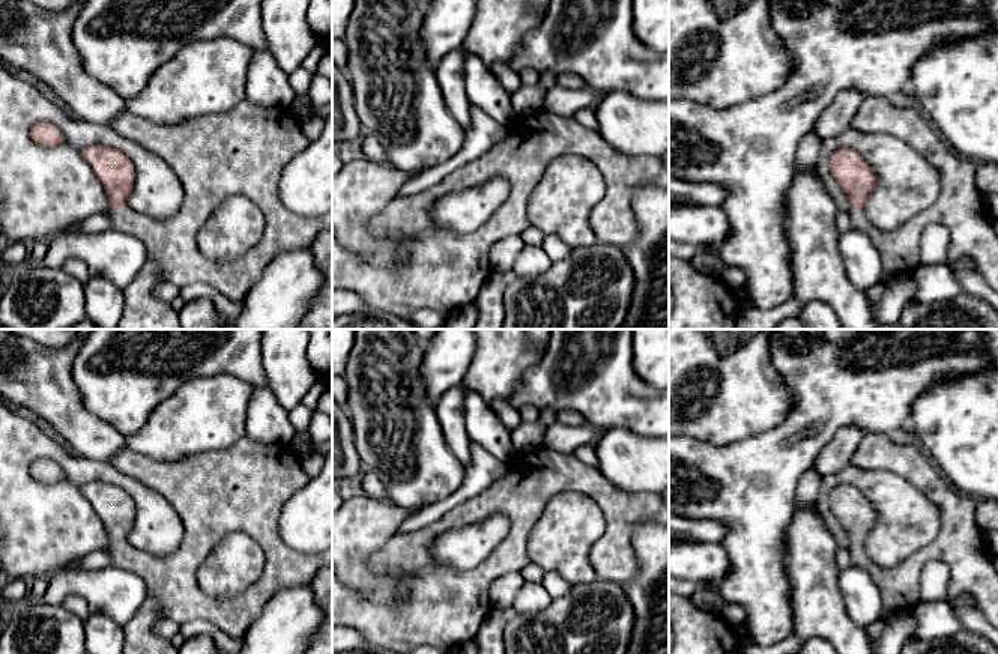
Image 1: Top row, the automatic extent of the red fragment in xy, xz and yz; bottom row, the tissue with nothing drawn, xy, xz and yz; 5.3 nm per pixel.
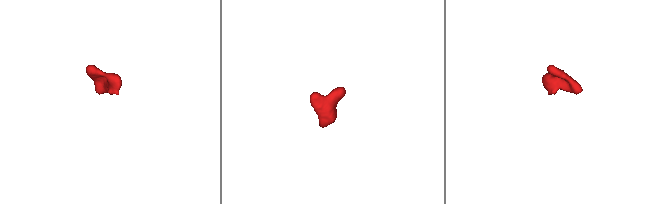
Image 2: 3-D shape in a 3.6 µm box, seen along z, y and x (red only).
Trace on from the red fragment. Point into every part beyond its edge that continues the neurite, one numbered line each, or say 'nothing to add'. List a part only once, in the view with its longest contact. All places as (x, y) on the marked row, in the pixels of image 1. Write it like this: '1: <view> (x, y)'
1: xy (244, 152)

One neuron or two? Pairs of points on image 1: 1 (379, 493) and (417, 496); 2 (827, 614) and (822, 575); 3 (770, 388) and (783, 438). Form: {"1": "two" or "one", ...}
{"1": "two", "2": "one", "3": "two"}

